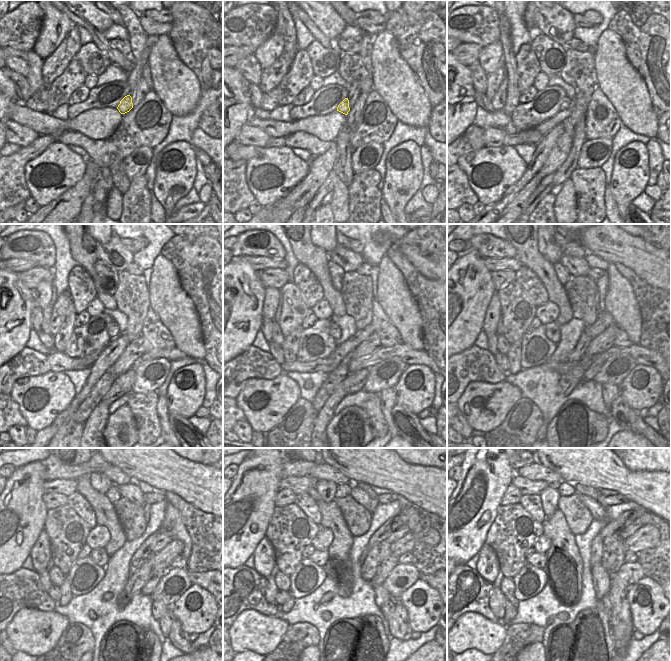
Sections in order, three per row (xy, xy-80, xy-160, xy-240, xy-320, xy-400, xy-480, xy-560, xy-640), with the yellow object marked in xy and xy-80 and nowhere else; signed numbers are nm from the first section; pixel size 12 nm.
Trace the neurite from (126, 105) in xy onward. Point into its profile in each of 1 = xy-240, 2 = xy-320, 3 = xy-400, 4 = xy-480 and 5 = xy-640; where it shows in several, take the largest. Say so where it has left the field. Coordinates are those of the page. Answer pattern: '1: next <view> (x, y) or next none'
1: next xy-240 (114, 330)
2: next xy-320 (335, 331)
3: next xy-400 (552, 331)
4: next xy-480 (99, 555)
5: next xy-640 (538, 560)

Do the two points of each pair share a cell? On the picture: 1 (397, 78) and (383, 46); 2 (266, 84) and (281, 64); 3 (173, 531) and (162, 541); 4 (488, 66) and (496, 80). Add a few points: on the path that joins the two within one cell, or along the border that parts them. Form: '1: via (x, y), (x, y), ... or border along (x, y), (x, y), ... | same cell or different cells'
1: via (391, 70), (391, 60), (385, 54) | same cell
2: via (270, 79), (276, 68) | same cell
3: border along (160, 534), (167, 534), (172, 539) | different cells
4: border along (502, 65), (487, 74) | different cells

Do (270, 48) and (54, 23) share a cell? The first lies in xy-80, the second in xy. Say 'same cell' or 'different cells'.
same cell

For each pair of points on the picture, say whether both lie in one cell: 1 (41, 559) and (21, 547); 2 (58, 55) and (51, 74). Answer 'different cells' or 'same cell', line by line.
1: different cells
2: same cell

